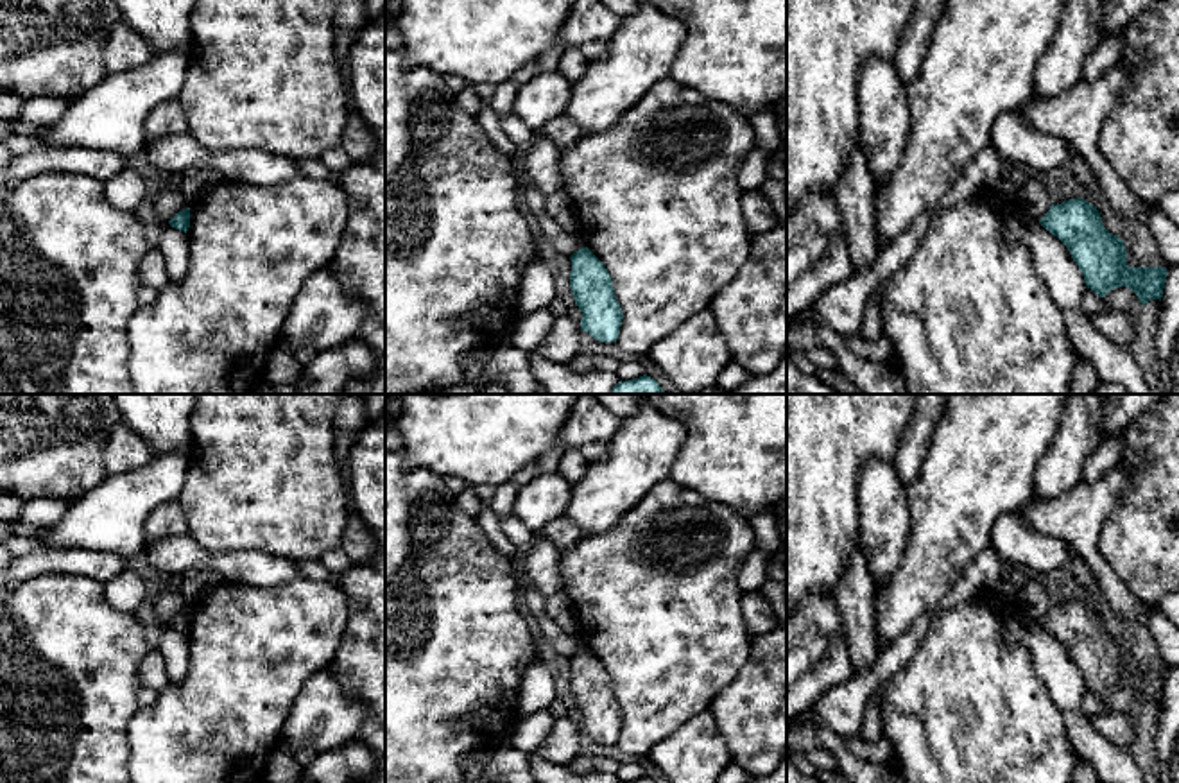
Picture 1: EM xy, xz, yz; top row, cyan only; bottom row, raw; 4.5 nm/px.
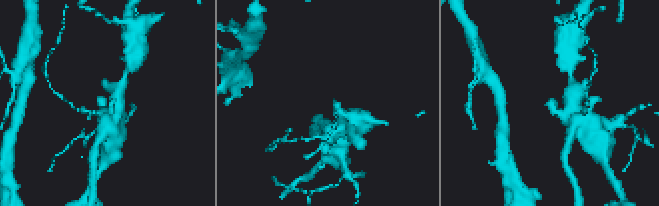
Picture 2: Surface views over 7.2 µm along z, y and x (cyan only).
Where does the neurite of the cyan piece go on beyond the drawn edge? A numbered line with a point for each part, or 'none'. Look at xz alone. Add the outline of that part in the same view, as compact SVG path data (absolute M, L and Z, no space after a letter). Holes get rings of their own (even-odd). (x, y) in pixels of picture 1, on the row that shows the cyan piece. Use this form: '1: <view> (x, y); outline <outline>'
none

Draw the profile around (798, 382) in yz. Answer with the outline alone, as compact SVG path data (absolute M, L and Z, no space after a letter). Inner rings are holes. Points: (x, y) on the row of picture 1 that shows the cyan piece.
M787 355L787 394L842 394L817 374L803 373Z

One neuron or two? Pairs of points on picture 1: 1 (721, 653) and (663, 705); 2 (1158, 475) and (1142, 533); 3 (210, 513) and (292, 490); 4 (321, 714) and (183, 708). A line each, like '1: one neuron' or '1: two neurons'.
1: one neuron
2: one neuron
3: one neuron
4: two neurons

